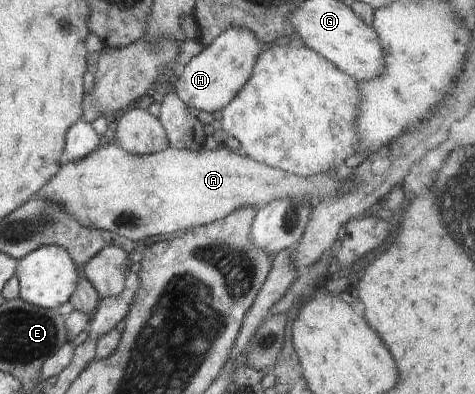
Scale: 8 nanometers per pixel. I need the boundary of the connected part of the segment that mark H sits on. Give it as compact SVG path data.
M232 27L223 31L212 43L190 59L180 70L180 75L175 76L174 91L188 107L200 111L214 113L224 109L238 95L238 92L248 83L256 58L262 51L262 44L252 31L245 27Z

